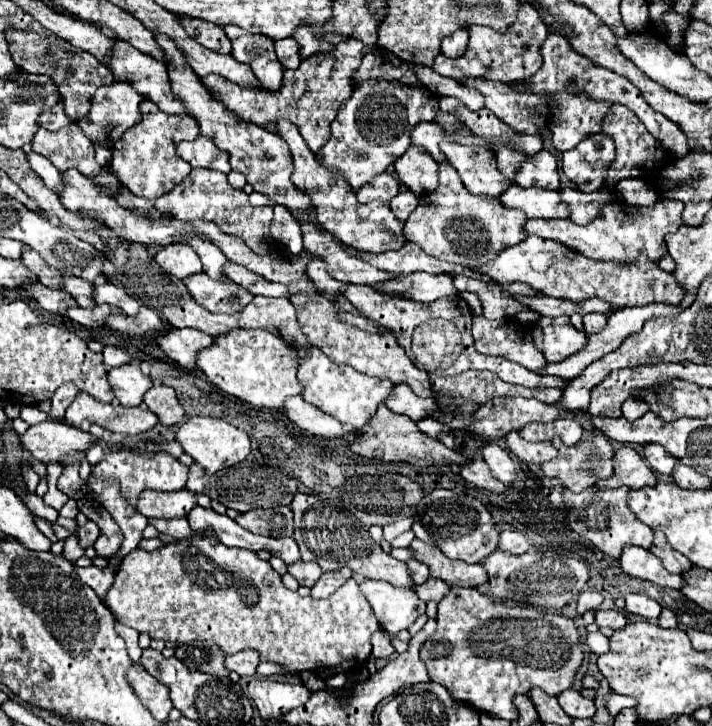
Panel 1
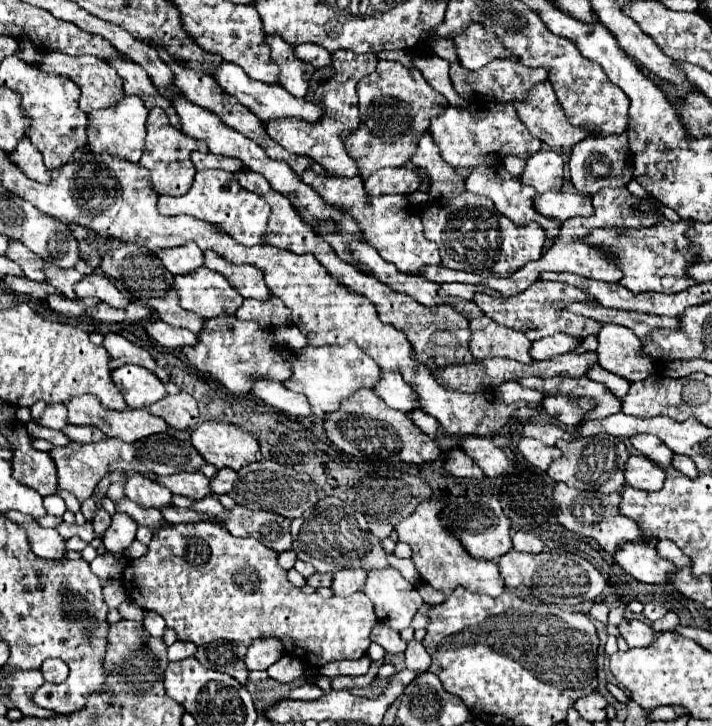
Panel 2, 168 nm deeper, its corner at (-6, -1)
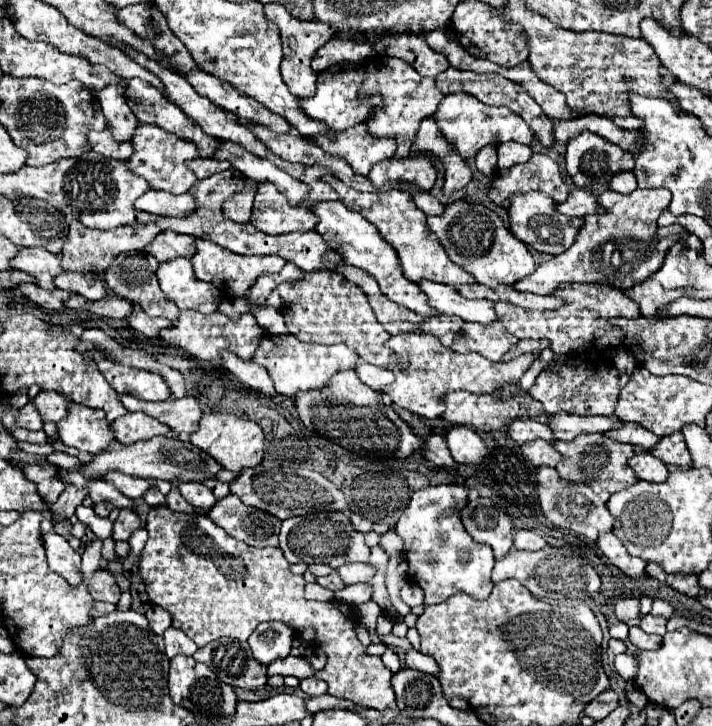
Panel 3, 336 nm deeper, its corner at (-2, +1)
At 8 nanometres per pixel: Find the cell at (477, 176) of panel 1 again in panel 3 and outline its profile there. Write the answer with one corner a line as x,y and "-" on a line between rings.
540,191
512,195
506,213
510,217
510,231
516,235
516,239
524,241
536,251
550,255
566,251
566,247
570,247
570,241
574,241
574,231
582,227
582,217
566,217
554,211
554,201
548,195
542,195

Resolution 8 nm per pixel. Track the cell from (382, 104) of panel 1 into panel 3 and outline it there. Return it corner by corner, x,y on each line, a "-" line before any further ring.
380,55
366,67
366,79
360,87
360,93
378,93
384,101
382,107
372,107
370,119
366,121
372,137
386,137
396,141
396,153
392,159
406,159
410,155
410,145
424,117
432,117
438,109
438,103
444,99
444,93
438,91
432,77
420,77
416,69
402,59

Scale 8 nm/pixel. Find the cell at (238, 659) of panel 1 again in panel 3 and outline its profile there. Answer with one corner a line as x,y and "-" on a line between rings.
268,621
260,623
260,627
254,629
248,645
258,663
270,665
276,659
284,659
290,655
290,637
294,639
294,631
290,627
278,621

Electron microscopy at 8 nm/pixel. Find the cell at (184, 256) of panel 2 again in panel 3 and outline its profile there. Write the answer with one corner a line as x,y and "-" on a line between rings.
162,231
146,247
146,251
150,255
154,255
160,263
178,259
178,257
192,259
194,257
194,251
196,251
194,241
196,239
192,235
180,235
180,233
174,233
174,231

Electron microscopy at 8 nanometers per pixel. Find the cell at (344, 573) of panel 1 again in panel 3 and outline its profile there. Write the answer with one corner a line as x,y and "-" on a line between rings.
346,563
338,567
338,573
344,585
352,585
352,583
366,583
374,575
374,569
368,563

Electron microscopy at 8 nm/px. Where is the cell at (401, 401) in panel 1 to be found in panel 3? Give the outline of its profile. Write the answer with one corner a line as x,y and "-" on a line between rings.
358,361
358,367
356,367
356,373
358,377
362,379
362,383
366,383
368,387
376,389
376,391
382,391
386,389
390,383
394,383
394,373
388,371
388,369
382,369
382,367
376,367
376,365
370,365
366,361

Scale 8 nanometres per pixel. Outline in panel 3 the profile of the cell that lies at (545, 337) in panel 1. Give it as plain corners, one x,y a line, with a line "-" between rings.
538,339
538,341
518,341
512,351
506,353
506,359
514,359
516,355
524,355
524,353
534,353
534,351
544,351
550,347
550,341
548,339

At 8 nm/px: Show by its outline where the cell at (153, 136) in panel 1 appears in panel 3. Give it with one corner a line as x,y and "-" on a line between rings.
140,123
134,131
132,137
132,145
134,145
134,155
128,161
130,163
130,171
134,171
136,175
144,177
152,189
160,189
160,191
168,191
174,195
186,193
198,179
190,173
190,169
186,167
184,161
188,159
196,159
198,157
198,147
194,147
194,143
180,139
178,135
170,135
164,129
156,127
156,125
148,125
148,123

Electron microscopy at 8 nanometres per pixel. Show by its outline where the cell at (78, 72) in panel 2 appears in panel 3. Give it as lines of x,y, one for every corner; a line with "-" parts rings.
110,83
104,89
96,91
96,99
102,107
108,125
114,127
114,137
118,141
130,139
134,135
134,127
138,125
138,119
126,105
126,99
120,95
120,87
116,83

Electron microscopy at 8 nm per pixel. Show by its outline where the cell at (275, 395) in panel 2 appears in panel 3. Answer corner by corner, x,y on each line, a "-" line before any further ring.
224,353
224,367
236,375
246,387
266,395
266,397
276,397
276,389
272,385
272,379
268,377
266,369
254,361
250,363
244,363
240,357
232,355
232,353

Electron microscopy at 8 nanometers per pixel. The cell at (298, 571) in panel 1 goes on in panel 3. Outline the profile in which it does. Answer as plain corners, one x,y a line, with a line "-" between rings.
334,571
334,573
330,573
330,575
326,575
326,577
318,577
316,579
322,587
326,587
326,589
330,589
330,591
334,591
334,589
342,589
344,587
344,583
342,583
342,579
340,579
340,575

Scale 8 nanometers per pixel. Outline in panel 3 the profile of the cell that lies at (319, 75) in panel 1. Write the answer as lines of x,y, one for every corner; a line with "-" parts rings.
354,125
340,133
316,135
310,141
326,153
346,159
358,175
368,175
372,165
392,157
396,151
396,143
392,139
374,139
368,135
368,127
364,125

